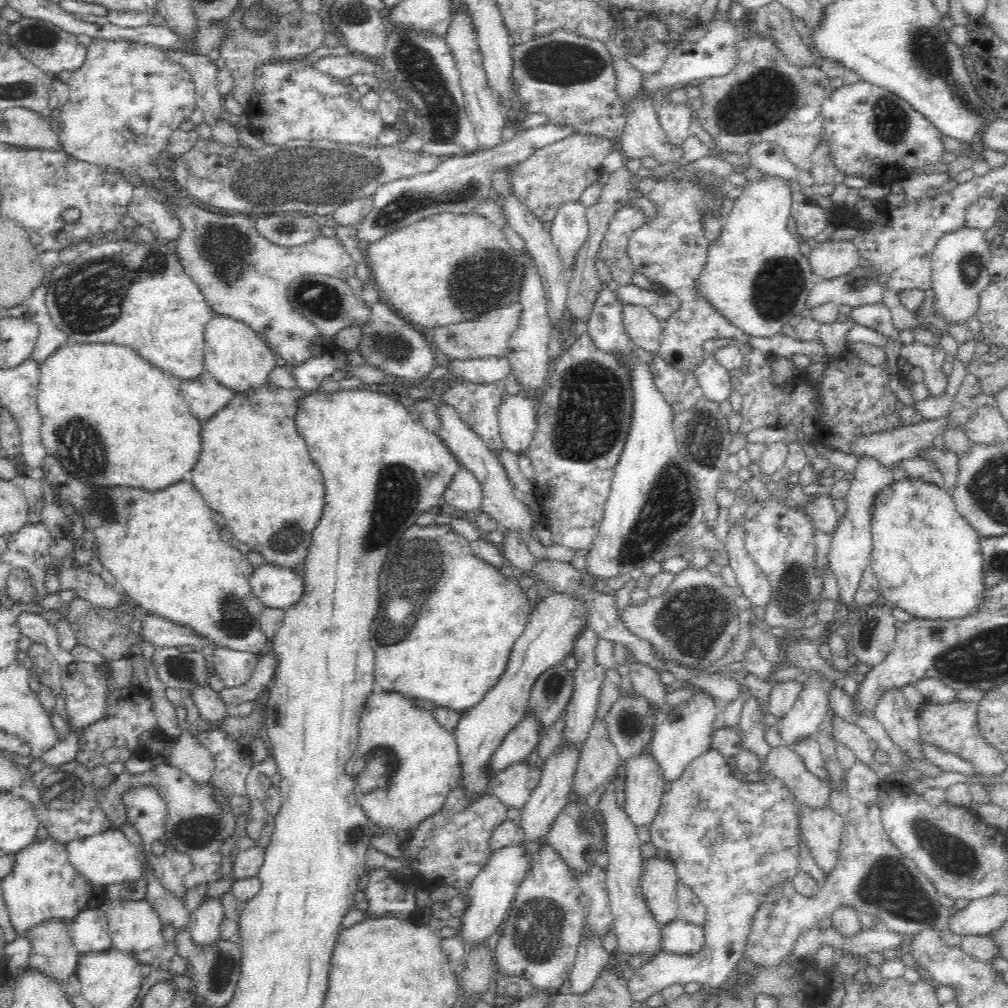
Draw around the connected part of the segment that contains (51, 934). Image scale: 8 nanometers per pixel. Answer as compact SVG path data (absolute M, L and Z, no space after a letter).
M46 922L26 936L32 936L33 940L28 967L63 987L76 970L81 957L72 944L69 925Z

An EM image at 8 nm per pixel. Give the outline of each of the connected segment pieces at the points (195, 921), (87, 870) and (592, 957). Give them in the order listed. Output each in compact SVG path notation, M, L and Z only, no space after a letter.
M222 896L208 897L189 913L188 932L195 947L220 942L219 927L225 918Z
M108 828L96 834L86 835L66 844L70 863L79 874L94 885L128 885L143 880L143 869L138 861L138 850L126 838L123 829Z
M600 938L586 942L577 950L577 957L569 976L570 986L568 986L574 998L585 997L593 989L607 962L608 954L603 949Z

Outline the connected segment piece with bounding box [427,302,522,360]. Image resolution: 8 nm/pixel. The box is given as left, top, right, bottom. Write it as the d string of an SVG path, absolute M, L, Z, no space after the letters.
M519 302L510 303L505 308L487 311L475 320L466 320L465 322L435 327L427 335L433 346L436 346L436 348L451 358L464 360L464 358L503 356L504 352L508 349L512 334L518 327L521 311L522 308Z

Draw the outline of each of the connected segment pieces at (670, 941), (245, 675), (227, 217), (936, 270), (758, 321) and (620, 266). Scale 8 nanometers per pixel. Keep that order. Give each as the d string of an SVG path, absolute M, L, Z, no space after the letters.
M676 917L661 926L664 951L676 956L692 955L701 950L705 942L705 928L702 925L688 922L685 918Z
M214 647L213 655L216 672L225 687L239 687L248 682L256 664L254 653Z
M189 200L177 203L175 212L182 219L183 233L177 242L174 242L174 249L185 271L194 278L194 282L206 294L206 300L210 302L212 310L216 310L218 315L244 322L250 329L261 334L262 338L270 344L270 348L277 351L278 359L282 364L296 366L303 364L312 356L320 356L326 352L333 354L333 351L338 351L337 348L327 351L326 347L312 347L314 339L319 337L316 328L291 308L286 296L286 286L294 276L302 272L329 274L343 281L349 275L355 275L356 263L337 237L329 238L319 234L316 238L298 246L283 247L258 235L254 229L253 217L246 217L242 213L223 214Z
M962 227L953 233L946 234L938 240L931 254L931 281L932 306L930 312L938 318L954 325L966 325L968 320L977 319L978 310L981 309L981 292L992 282L989 270L990 249L989 242L984 238L983 231Z
M762 172L762 178L758 180L748 180L742 186L740 196L735 199L735 205L730 210L730 213L724 220L724 230L722 231L721 239L717 243L711 243L708 260L704 272L701 274L701 282L704 282L705 294L710 296L710 301L726 315L726 319L734 323L734 326L740 328L749 337L773 337L777 333L781 333L783 325L788 323L793 315L799 315L806 306L806 300L810 288L816 282L816 276L811 269L811 264L807 255L800 251L800 242L786 229L788 226L788 218L791 216L793 208L792 188L788 178L782 178L778 174L765 174Z
M628 205L620 208L610 219L598 256L609 266L614 284L631 282L635 270L630 257L626 255L625 246L633 230L645 219L642 210Z

